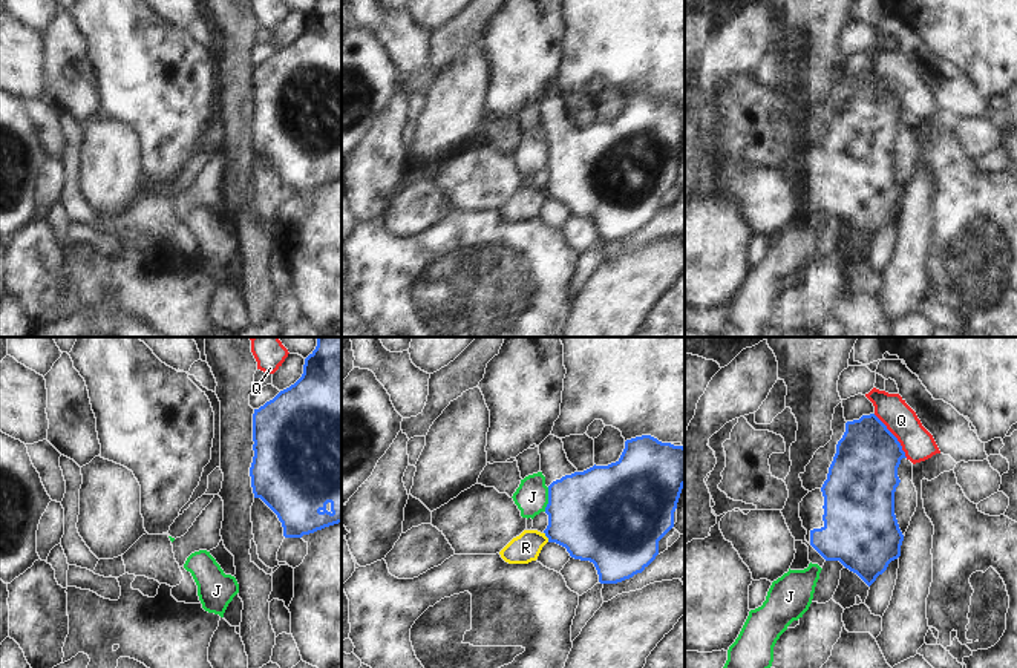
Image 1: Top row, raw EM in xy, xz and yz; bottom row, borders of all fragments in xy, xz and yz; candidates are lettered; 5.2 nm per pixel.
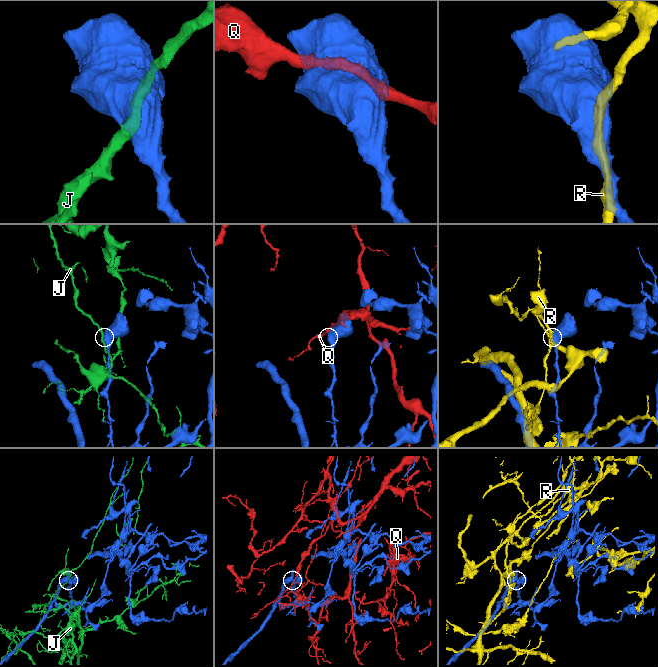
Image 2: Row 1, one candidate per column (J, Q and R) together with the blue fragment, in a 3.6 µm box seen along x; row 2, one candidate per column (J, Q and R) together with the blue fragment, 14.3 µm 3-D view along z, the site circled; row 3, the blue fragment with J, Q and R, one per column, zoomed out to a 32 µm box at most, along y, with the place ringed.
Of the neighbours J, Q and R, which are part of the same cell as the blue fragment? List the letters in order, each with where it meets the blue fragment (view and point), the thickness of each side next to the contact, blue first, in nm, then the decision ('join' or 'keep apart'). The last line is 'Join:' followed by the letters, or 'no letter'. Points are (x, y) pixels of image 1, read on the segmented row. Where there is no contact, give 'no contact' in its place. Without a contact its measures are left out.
J: meets blue in xz at (549, 500); 460 nm thick on the blue side, 180 nm on the other; keep apart
Q: meets blue in yz at (893, 435); 360 nm thick on the blue side, 170 nm on the other; keep apart
R: meets blue in xz at (546, 535); 420 nm thick on the blue side, 150 nm on the other; keep apart
Join: no letter

